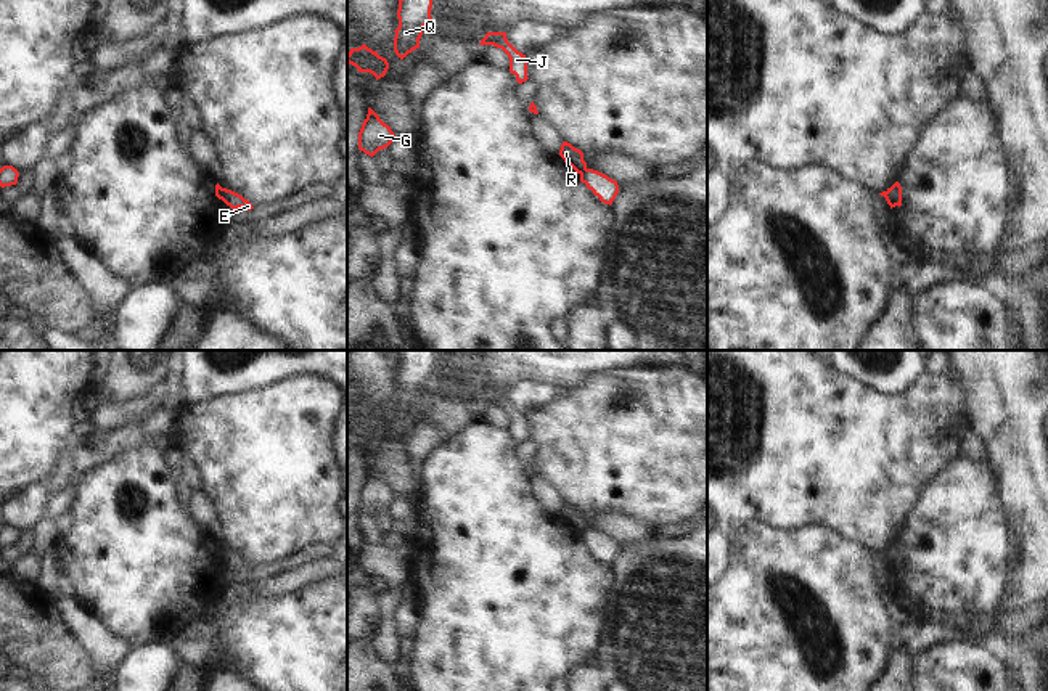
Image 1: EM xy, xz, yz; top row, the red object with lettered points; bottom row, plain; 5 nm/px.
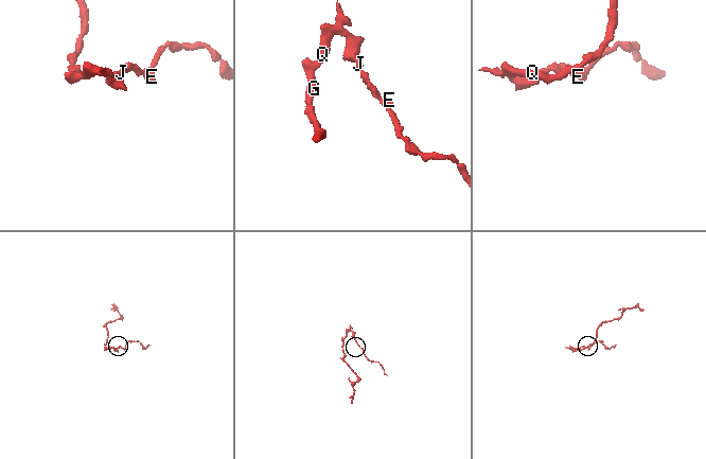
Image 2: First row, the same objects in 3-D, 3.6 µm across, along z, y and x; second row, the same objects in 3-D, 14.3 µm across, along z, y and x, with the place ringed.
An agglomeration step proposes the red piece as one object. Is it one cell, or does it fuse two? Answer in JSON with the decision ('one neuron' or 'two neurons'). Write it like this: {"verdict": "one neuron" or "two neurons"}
{"verdict": "two neurons"}

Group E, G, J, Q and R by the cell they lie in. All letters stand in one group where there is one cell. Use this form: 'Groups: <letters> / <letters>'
Groups: E / G J Q R.

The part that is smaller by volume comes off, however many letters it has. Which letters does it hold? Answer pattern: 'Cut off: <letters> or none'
Cut off: E

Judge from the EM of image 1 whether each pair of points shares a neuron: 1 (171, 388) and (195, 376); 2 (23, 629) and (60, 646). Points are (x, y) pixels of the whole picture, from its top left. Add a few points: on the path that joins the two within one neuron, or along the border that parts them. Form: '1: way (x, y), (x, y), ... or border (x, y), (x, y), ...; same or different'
1: border (179, 367), (184, 405); different
2: way (32, 635), (45, 646), (50, 646); same

